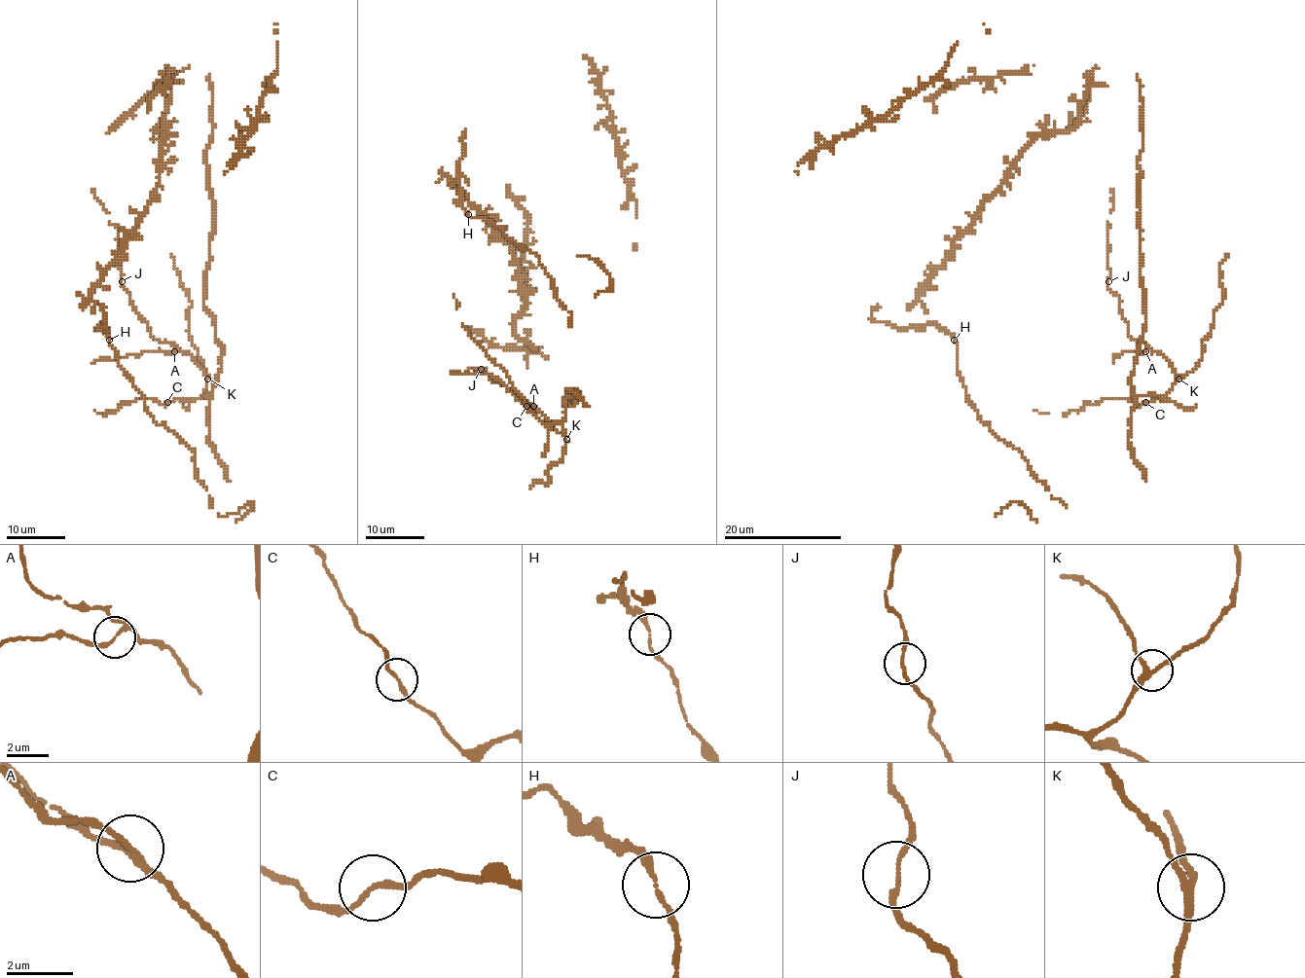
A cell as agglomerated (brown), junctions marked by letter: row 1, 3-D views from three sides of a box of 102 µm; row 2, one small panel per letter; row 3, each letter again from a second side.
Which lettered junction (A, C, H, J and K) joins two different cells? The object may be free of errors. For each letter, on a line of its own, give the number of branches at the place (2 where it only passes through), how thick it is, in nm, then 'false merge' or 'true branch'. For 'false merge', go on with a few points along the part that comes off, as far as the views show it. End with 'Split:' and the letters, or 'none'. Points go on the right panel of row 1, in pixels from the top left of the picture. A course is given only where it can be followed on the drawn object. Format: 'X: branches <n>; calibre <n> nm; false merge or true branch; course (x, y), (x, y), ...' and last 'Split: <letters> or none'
A: branches 3; calibre 120 nm; true branch
C: branches 2; calibre 160 nm; true branch
H: branches 2; calibre 160 nm; true branch
J: branches 2; calibre 130 nm; true branch
K: branches 3; calibre 200 nm; true branch
Split: none

